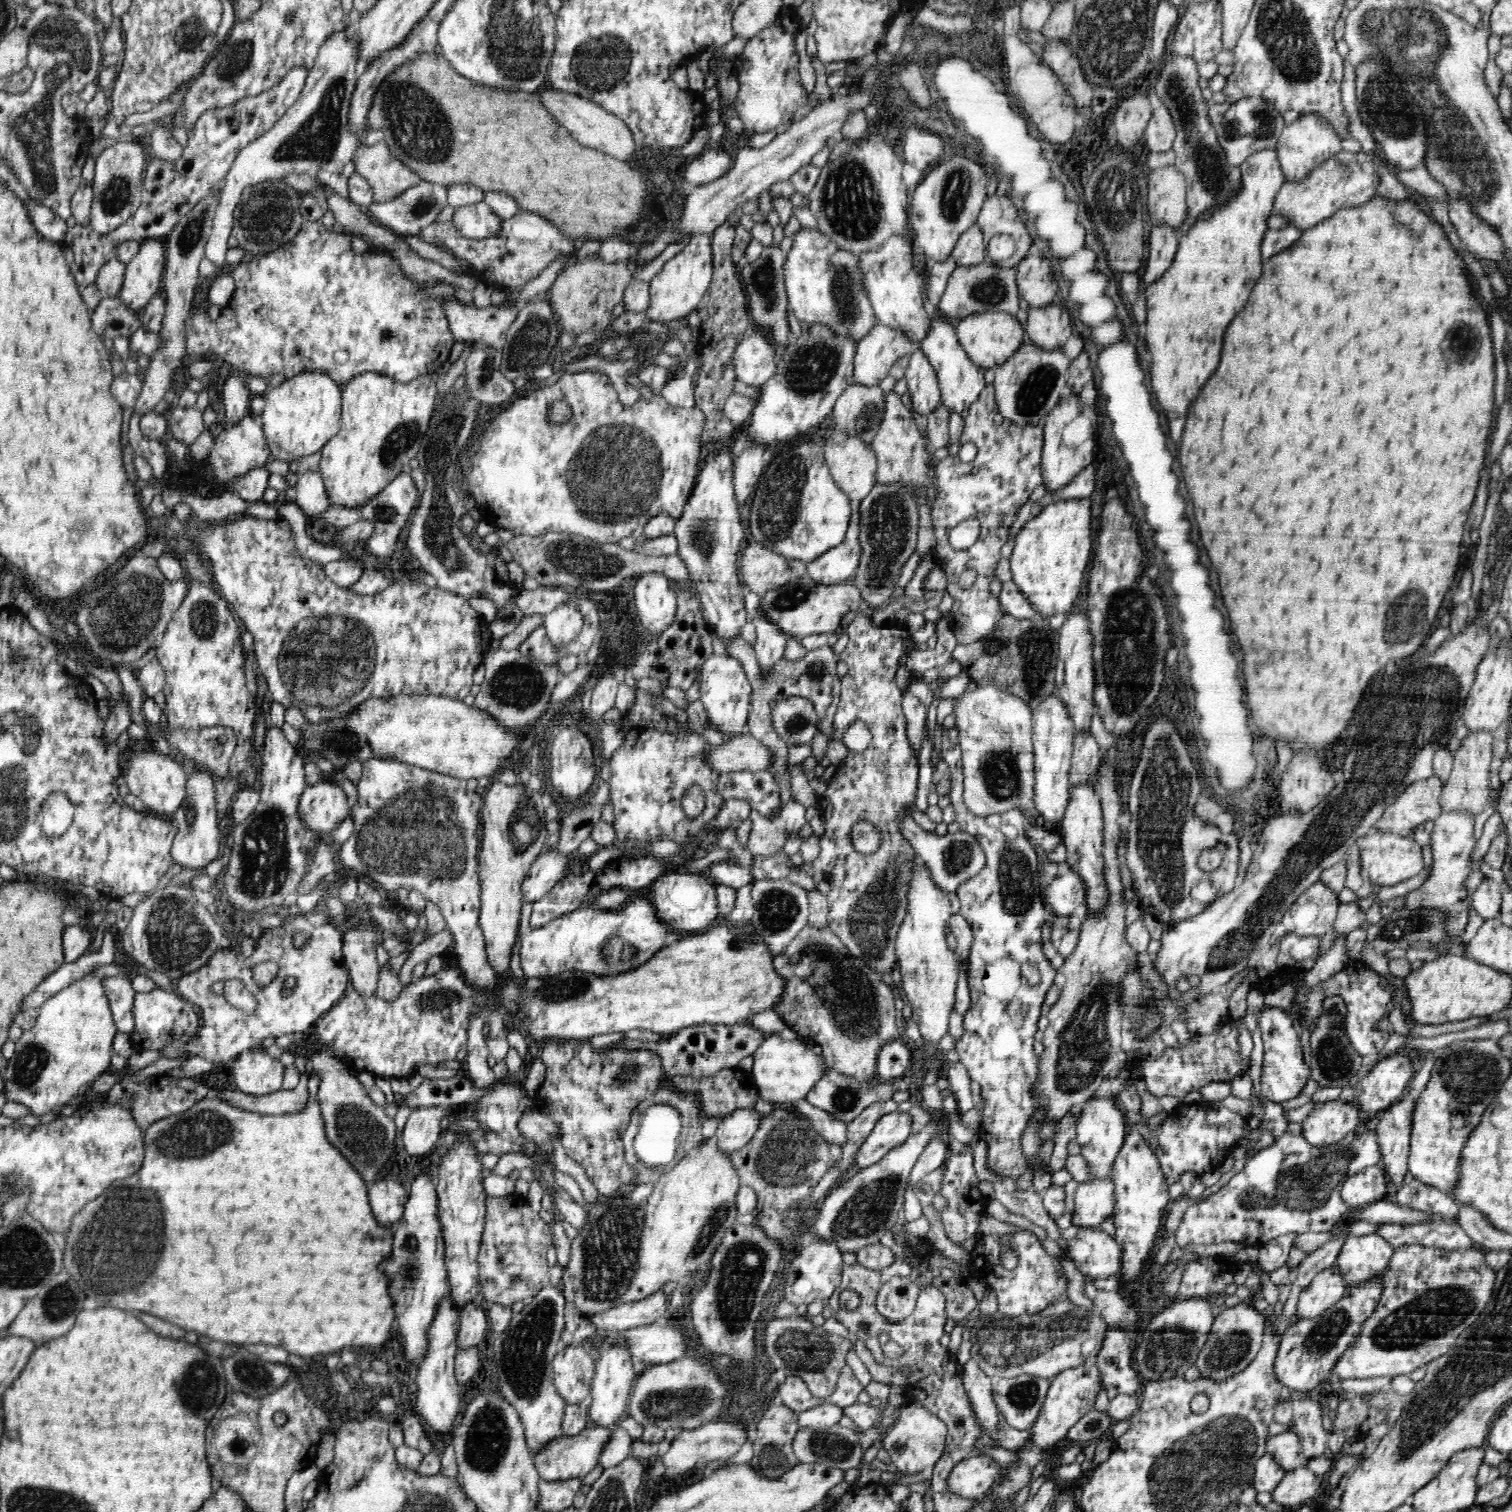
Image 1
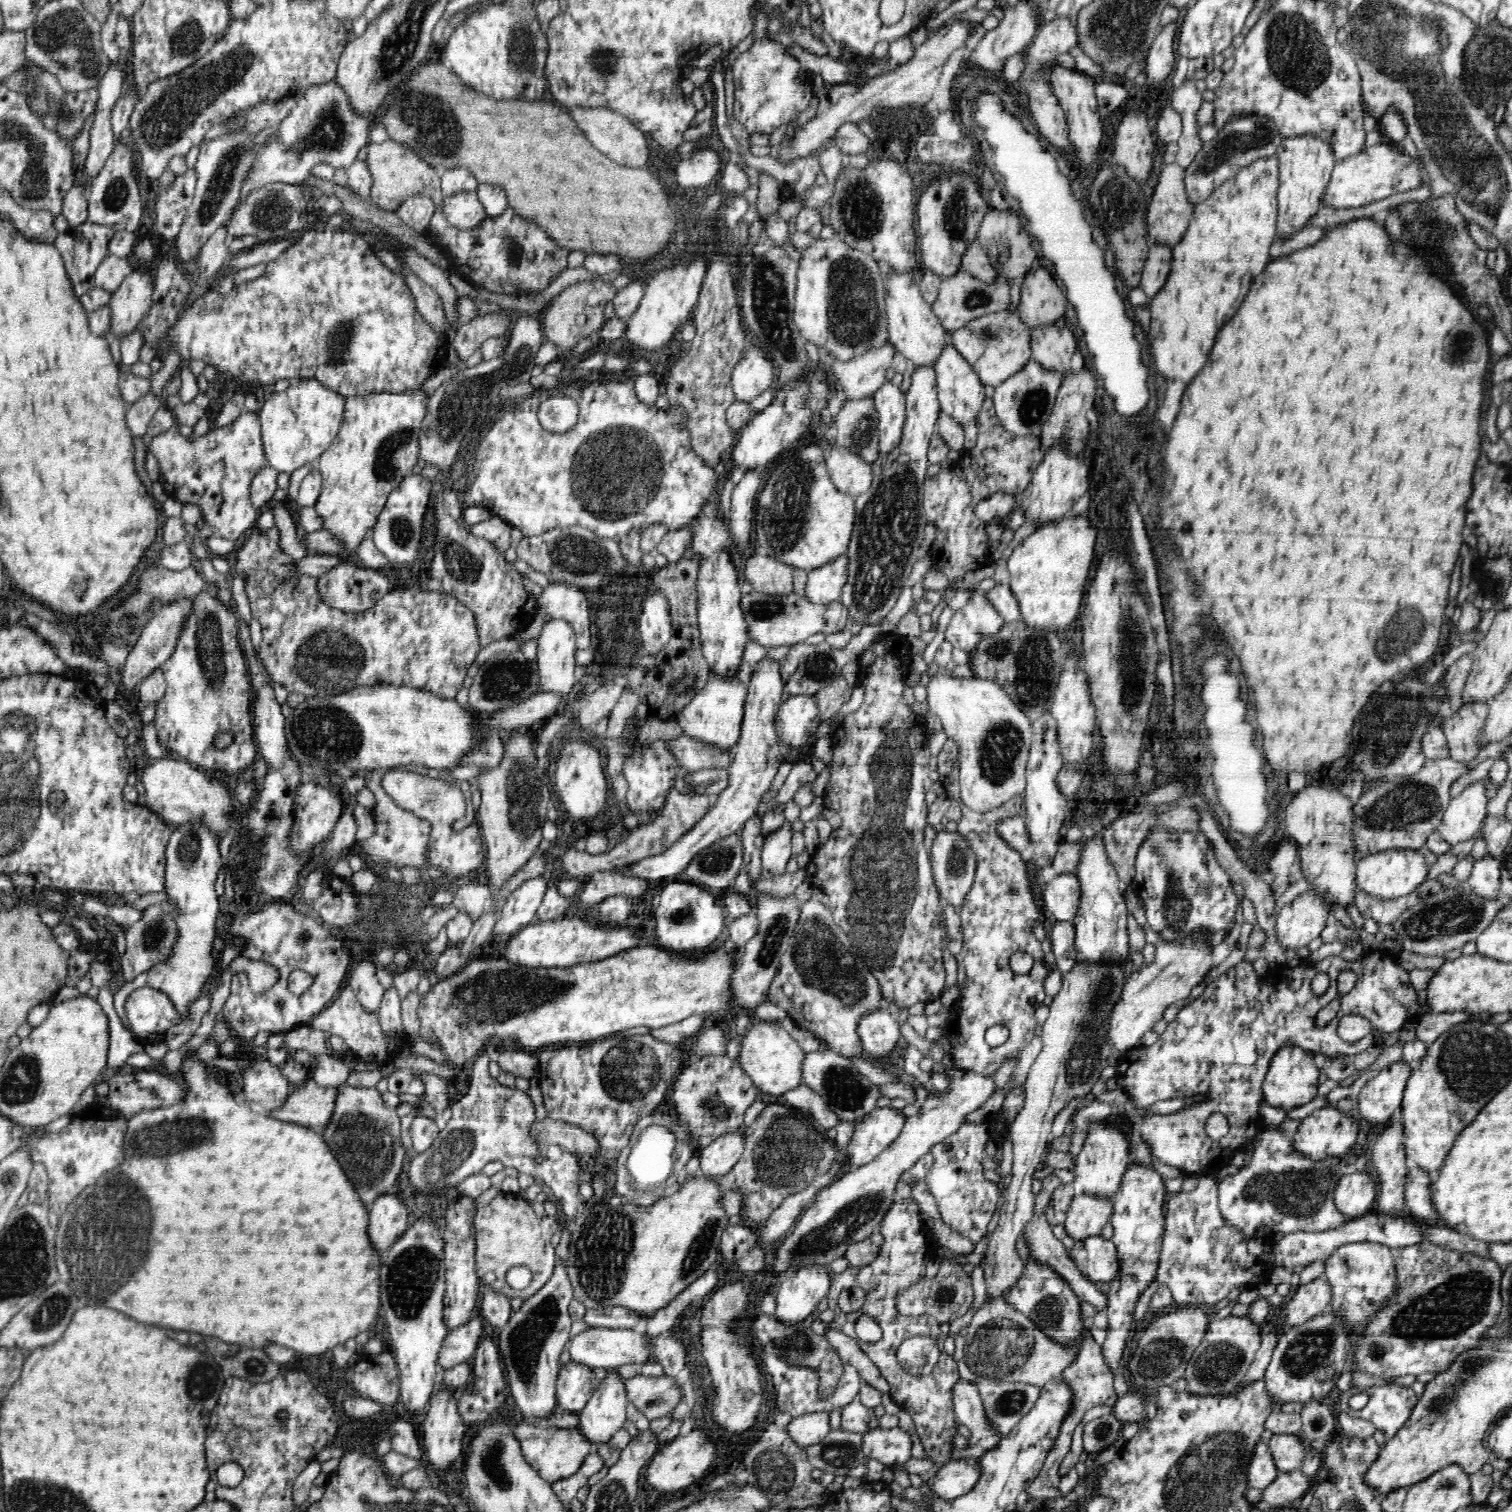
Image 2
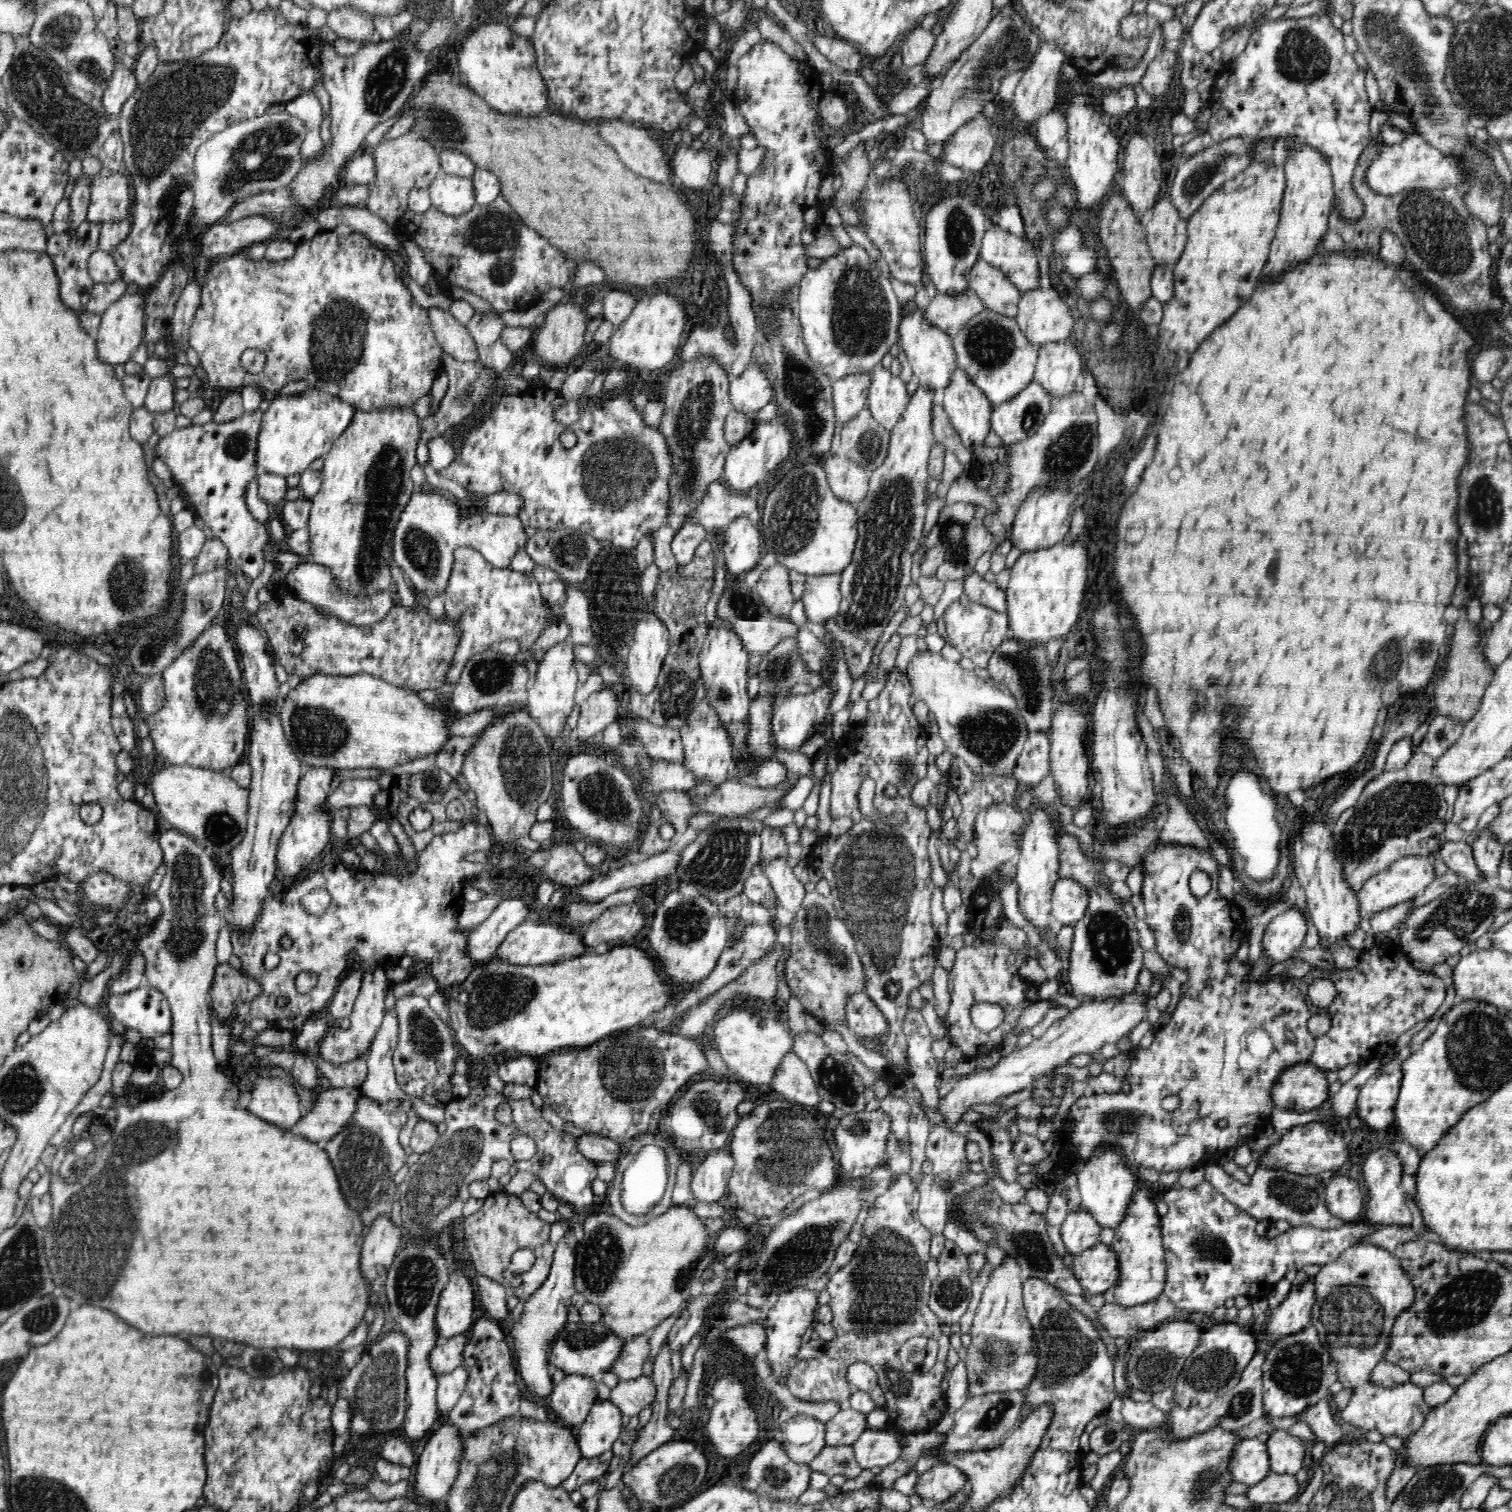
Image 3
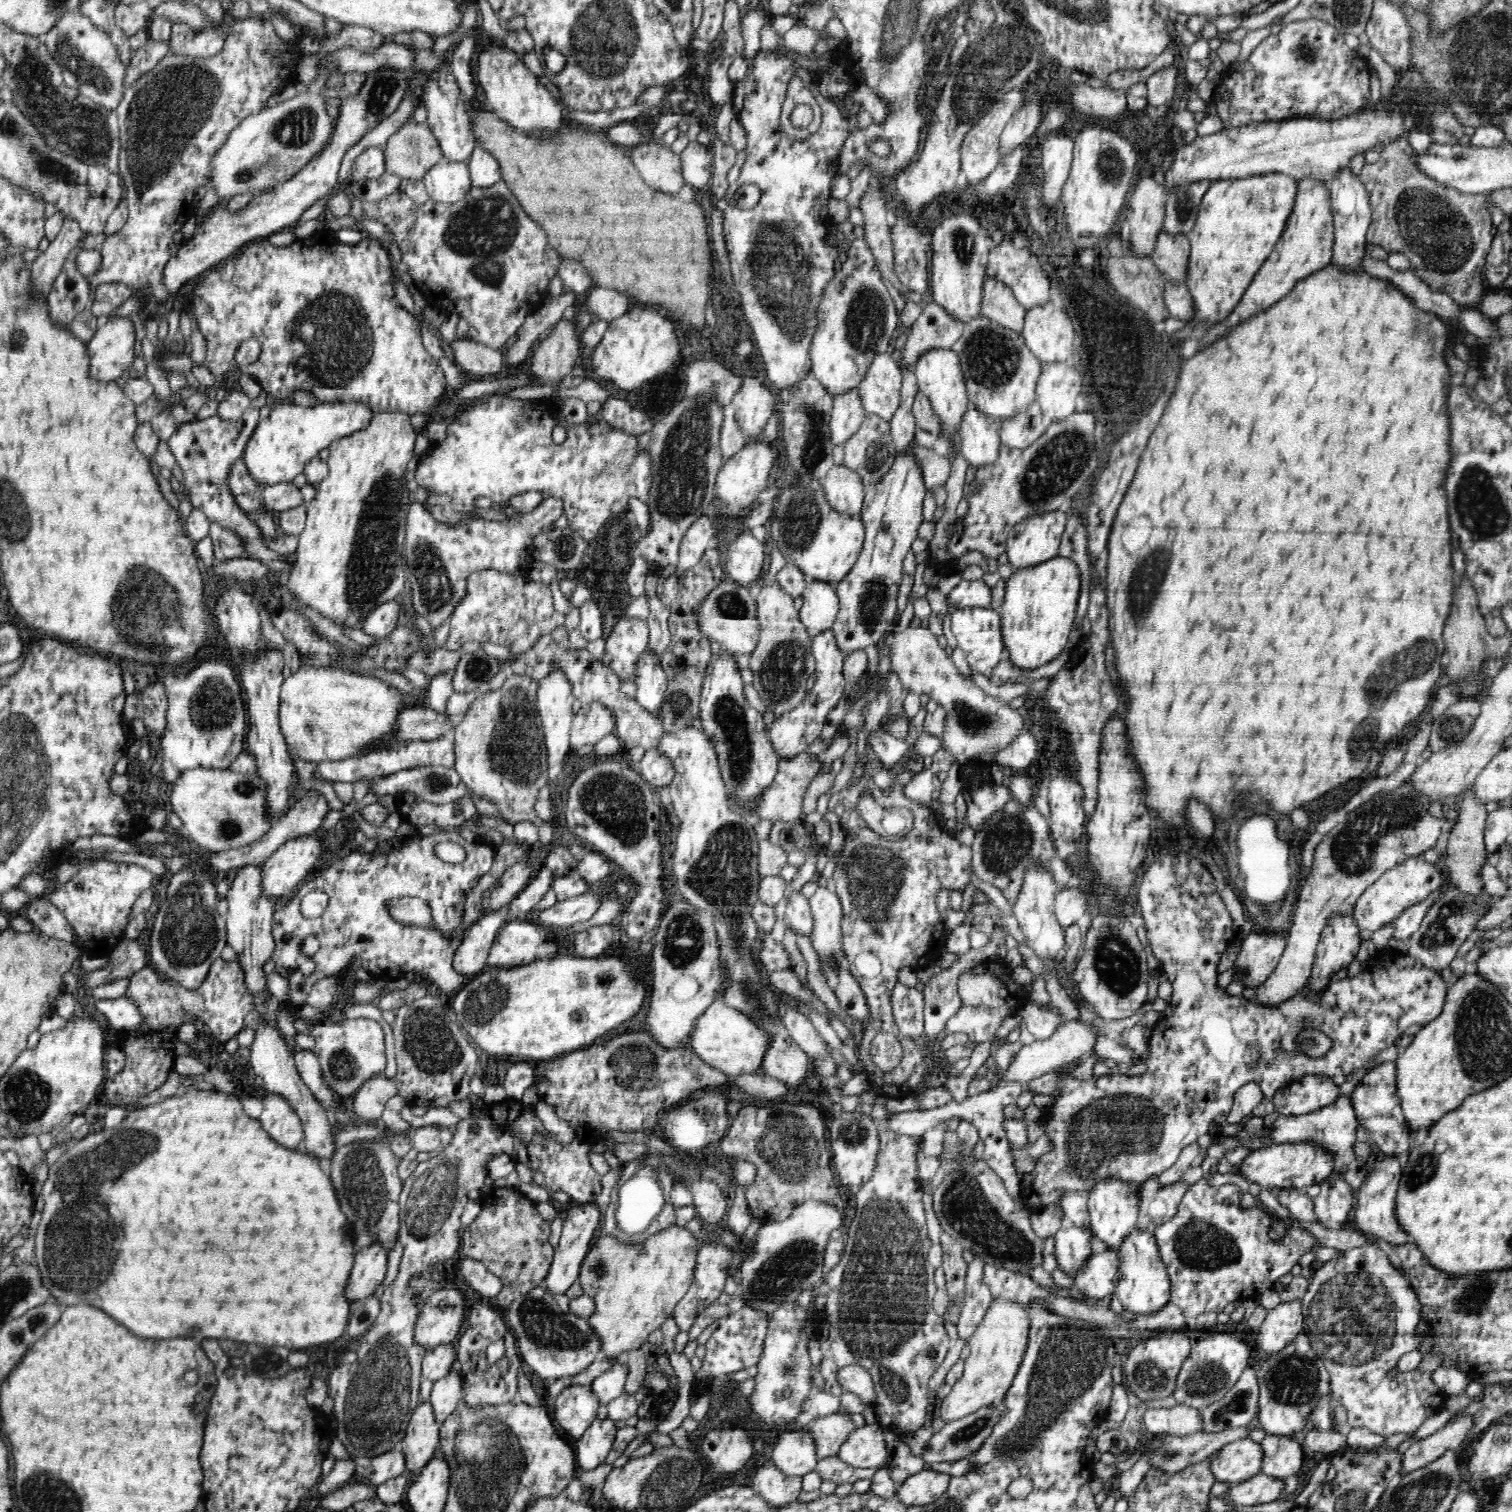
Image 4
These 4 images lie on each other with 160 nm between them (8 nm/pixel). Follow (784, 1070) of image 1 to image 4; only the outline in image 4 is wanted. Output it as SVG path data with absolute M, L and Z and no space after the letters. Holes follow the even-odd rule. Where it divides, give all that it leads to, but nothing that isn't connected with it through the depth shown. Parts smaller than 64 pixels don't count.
M715 1000L700 1016L700 1030L694 1032L692 1052L700 1057L706 1065L728 1074L730 1077L753 1074L762 1067L765 1050L770 1039L744 1013Z

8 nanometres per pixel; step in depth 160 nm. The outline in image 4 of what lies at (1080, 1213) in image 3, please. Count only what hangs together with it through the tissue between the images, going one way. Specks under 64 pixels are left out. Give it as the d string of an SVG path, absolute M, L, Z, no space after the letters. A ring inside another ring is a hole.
M1074 1224L1059 1229L1054 1235L1057 1268L1074 1278L1091 1255L1093 1235L1092 1230Z

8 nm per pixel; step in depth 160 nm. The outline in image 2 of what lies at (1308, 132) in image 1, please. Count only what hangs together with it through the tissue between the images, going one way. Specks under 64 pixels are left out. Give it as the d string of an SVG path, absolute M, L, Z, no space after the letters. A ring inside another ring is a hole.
M1314 136L1281 138L1275 155L1279 164L1276 234L1287 239L1308 225L1308 220L1323 206L1323 198L1335 168L1335 158L1328 142Z

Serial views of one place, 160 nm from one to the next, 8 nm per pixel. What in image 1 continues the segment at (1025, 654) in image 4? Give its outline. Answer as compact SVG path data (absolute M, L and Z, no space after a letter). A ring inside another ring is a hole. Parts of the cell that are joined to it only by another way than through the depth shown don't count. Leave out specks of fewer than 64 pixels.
M1068 499L1045 503L1036 516L1031 517L1014 537L1015 544L1009 558L1012 580L1024 594L1032 608L1041 614L1041 618L1052 614L1068 614L1074 606L1080 583L1084 580L1086 568L1092 552L1092 530L1090 529L1090 499Z

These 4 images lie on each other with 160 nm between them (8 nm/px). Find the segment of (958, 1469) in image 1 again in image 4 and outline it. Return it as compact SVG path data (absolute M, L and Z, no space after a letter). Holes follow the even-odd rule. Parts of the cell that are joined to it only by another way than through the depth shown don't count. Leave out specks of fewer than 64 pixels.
M939 1468L922 1469L897 1486L896 1500L904 1507L924 1507L944 1494L952 1475Z

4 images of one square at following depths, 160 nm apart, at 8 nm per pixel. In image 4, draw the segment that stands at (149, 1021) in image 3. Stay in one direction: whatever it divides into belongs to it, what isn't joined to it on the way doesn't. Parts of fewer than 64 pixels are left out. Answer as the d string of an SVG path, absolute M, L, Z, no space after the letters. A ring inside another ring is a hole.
M126 996L113 999L95 999L95 1008L117 1031L138 1028L138 1024L142 1022L136 1004L132 1004L132 1001L128 1000Z

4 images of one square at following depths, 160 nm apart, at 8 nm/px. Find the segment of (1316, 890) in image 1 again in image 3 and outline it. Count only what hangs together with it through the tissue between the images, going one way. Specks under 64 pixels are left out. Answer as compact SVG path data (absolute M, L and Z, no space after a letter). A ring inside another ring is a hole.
M1296 907L1282 912L1268 923L1262 940L1264 954L1274 960L1286 960L1304 944L1308 926L1306 916Z

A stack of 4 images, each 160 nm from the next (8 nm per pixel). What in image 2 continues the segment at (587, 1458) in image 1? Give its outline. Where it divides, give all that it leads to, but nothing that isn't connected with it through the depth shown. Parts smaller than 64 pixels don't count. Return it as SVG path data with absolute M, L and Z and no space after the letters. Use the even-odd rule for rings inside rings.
M518 1423L512 1430L514 1441L520 1445L524 1460L546 1481L553 1483L578 1472L584 1458L593 1452L594 1445L589 1442L579 1428L558 1429L551 1426Z

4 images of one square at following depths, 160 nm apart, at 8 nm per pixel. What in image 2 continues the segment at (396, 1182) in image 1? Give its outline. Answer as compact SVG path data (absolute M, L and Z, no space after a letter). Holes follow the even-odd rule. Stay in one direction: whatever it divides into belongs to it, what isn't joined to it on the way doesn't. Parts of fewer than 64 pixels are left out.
M386 1192L378 1198L376 1206L370 1210L368 1236L380 1252L390 1250L403 1236L407 1229L407 1216L406 1204L394 1192Z

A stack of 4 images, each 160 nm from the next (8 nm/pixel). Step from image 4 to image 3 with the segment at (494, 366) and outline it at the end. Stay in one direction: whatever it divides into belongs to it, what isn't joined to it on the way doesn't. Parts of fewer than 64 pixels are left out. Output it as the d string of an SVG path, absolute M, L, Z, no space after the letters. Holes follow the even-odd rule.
M432 307L427 310L432 330L443 352L450 353L460 363L479 362L476 343L465 325L451 314L451 311Z

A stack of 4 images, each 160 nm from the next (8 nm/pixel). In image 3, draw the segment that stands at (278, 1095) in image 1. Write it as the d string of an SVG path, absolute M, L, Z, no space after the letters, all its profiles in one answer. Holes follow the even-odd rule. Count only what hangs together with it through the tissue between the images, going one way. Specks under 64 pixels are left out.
M324 1084L319 1087L318 1094L316 1094L316 1103L313 1108L308 1110L306 1116L299 1118L296 1128L305 1136L306 1139L317 1142L329 1142L329 1140L337 1135L344 1127L347 1126L348 1121L352 1118L356 1110L357 1098L361 1095L359 1087L332 1087Z

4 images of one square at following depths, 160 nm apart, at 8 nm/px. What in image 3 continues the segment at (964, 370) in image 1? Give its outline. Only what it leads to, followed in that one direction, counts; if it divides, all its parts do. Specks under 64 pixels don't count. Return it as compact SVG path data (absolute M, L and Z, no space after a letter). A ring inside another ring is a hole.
M960 367L950 375L949 385L943 388L944 410L960 436L964 447L982 448L991 430L992 404Z

